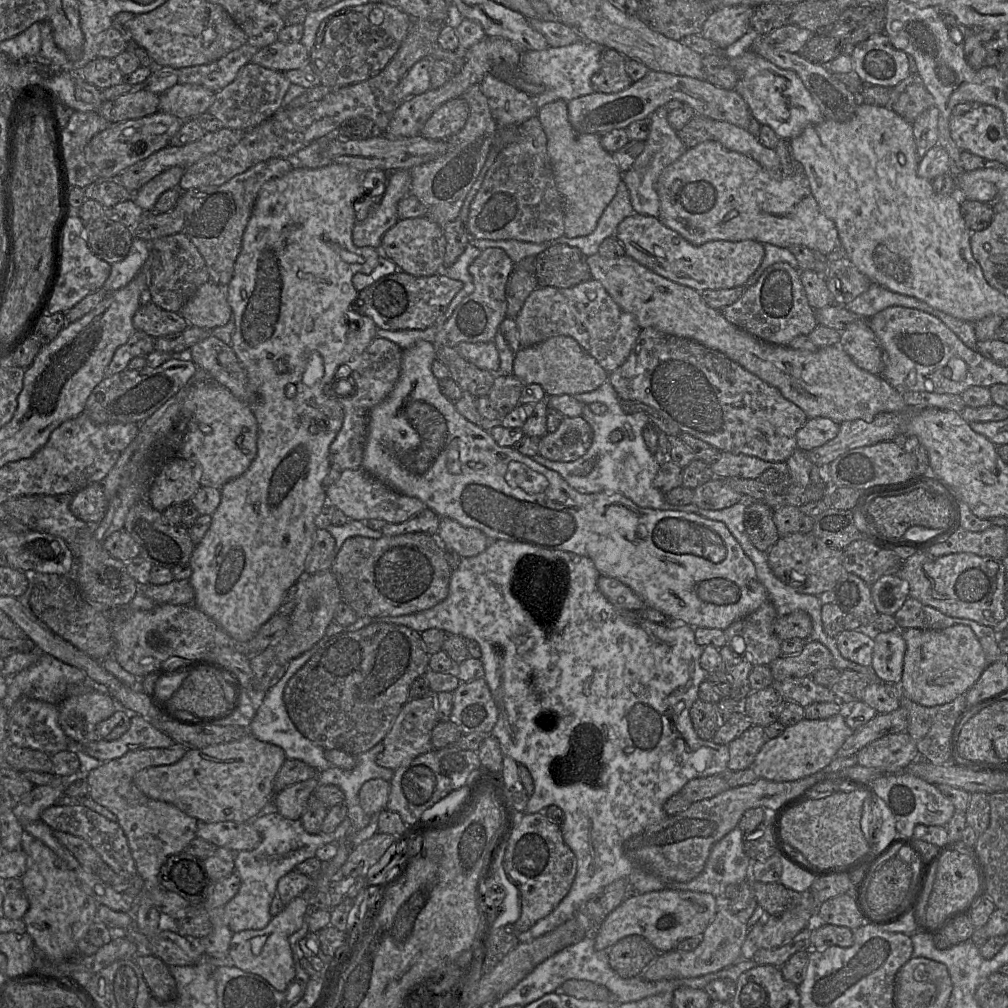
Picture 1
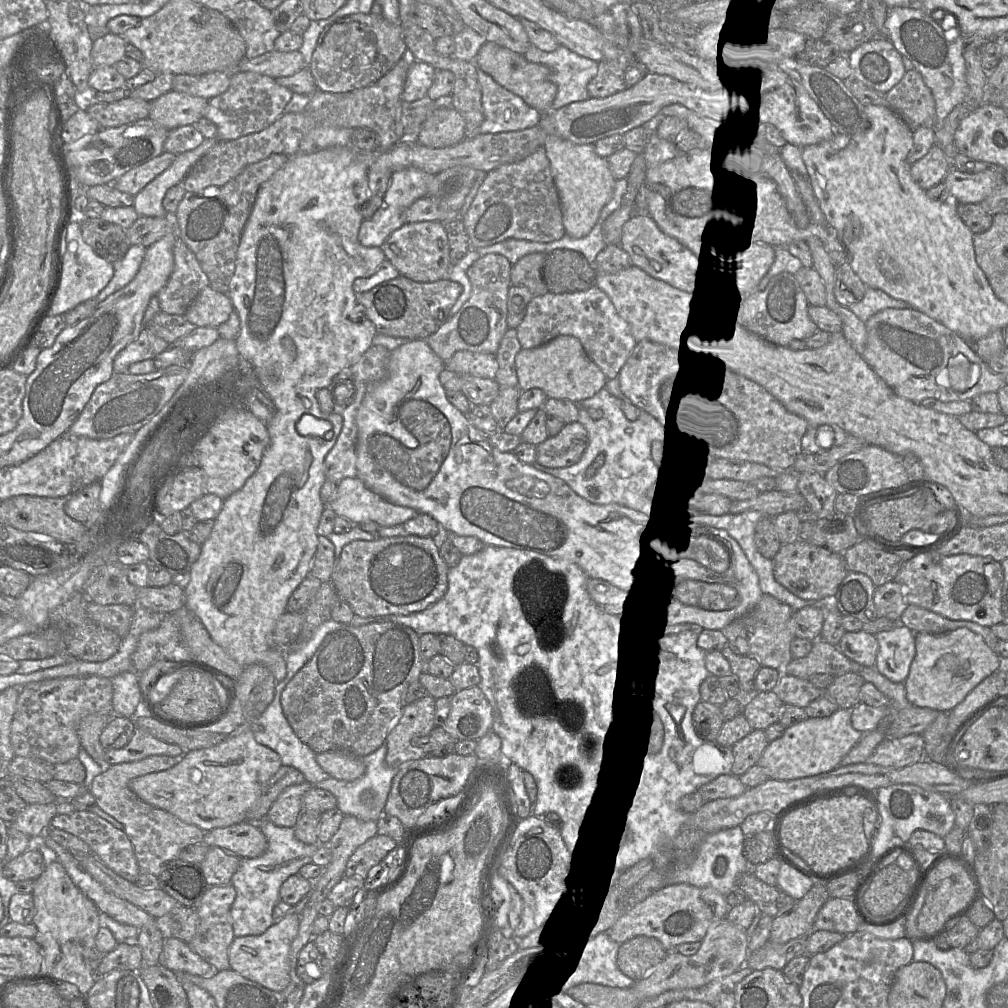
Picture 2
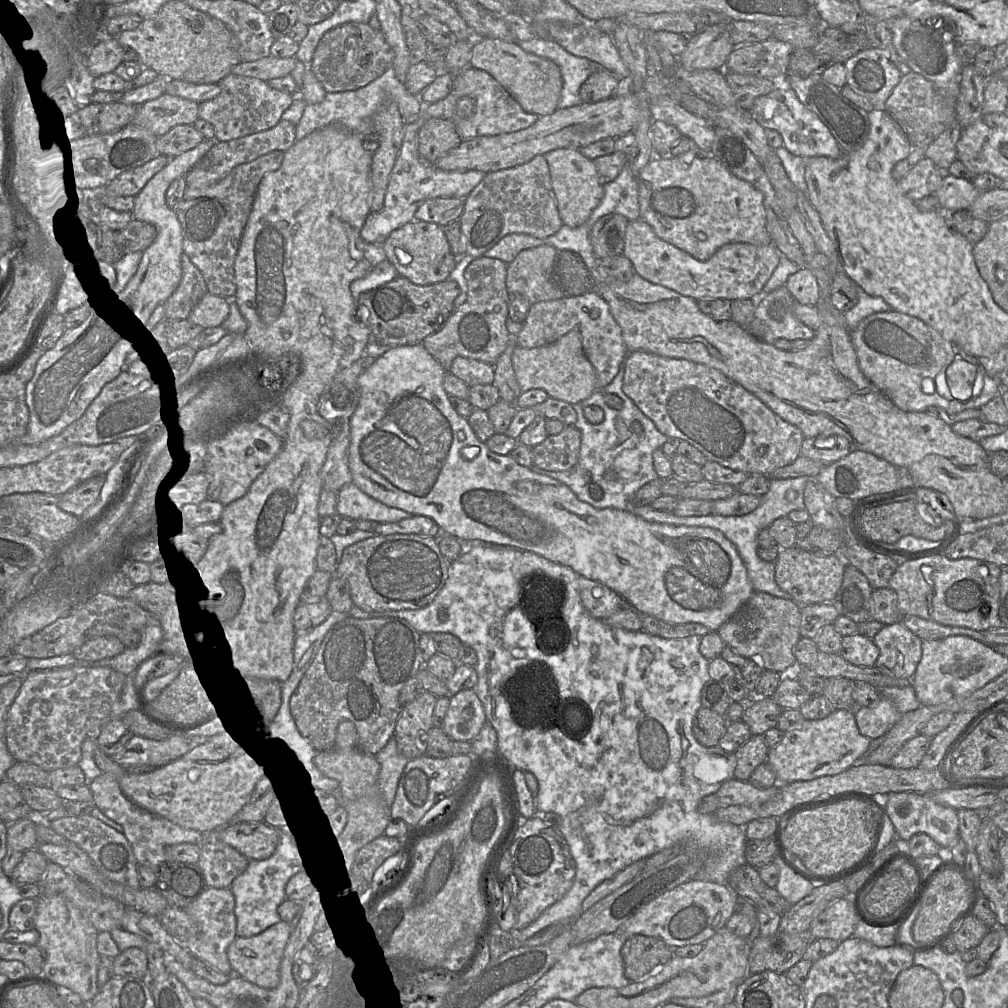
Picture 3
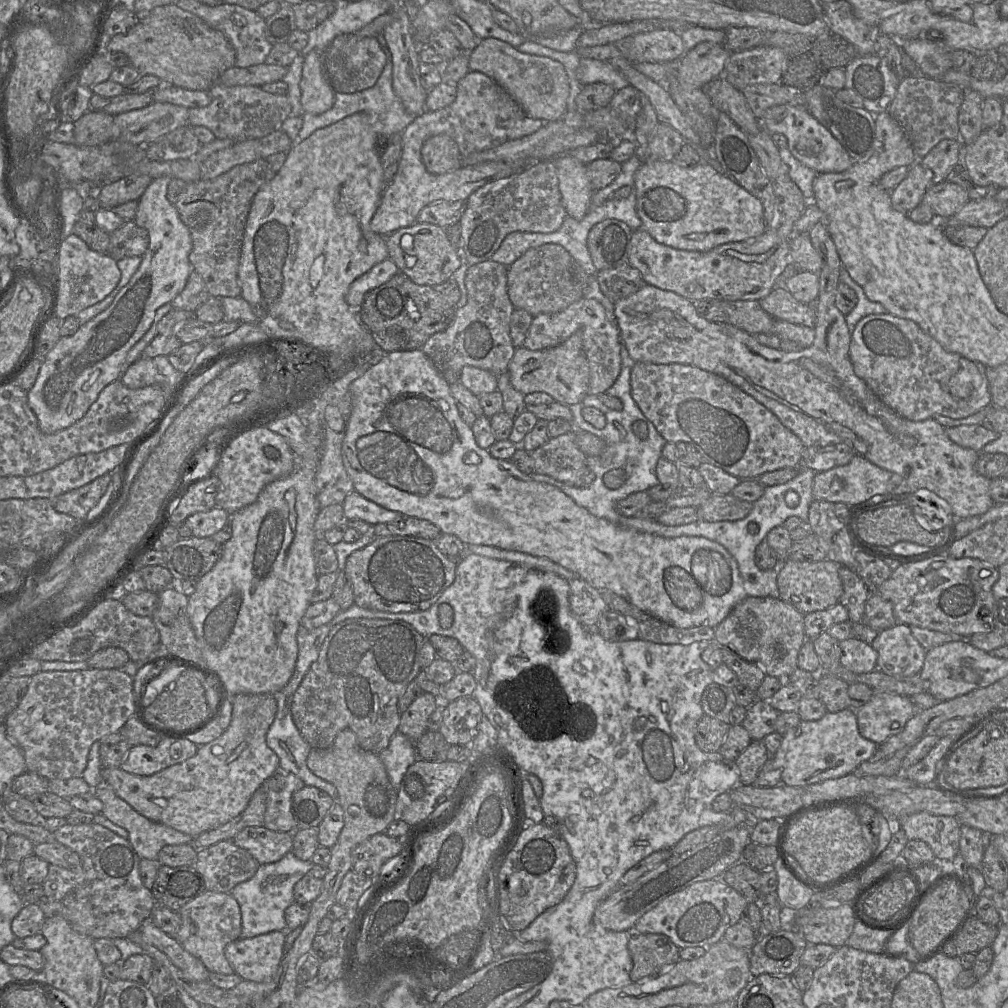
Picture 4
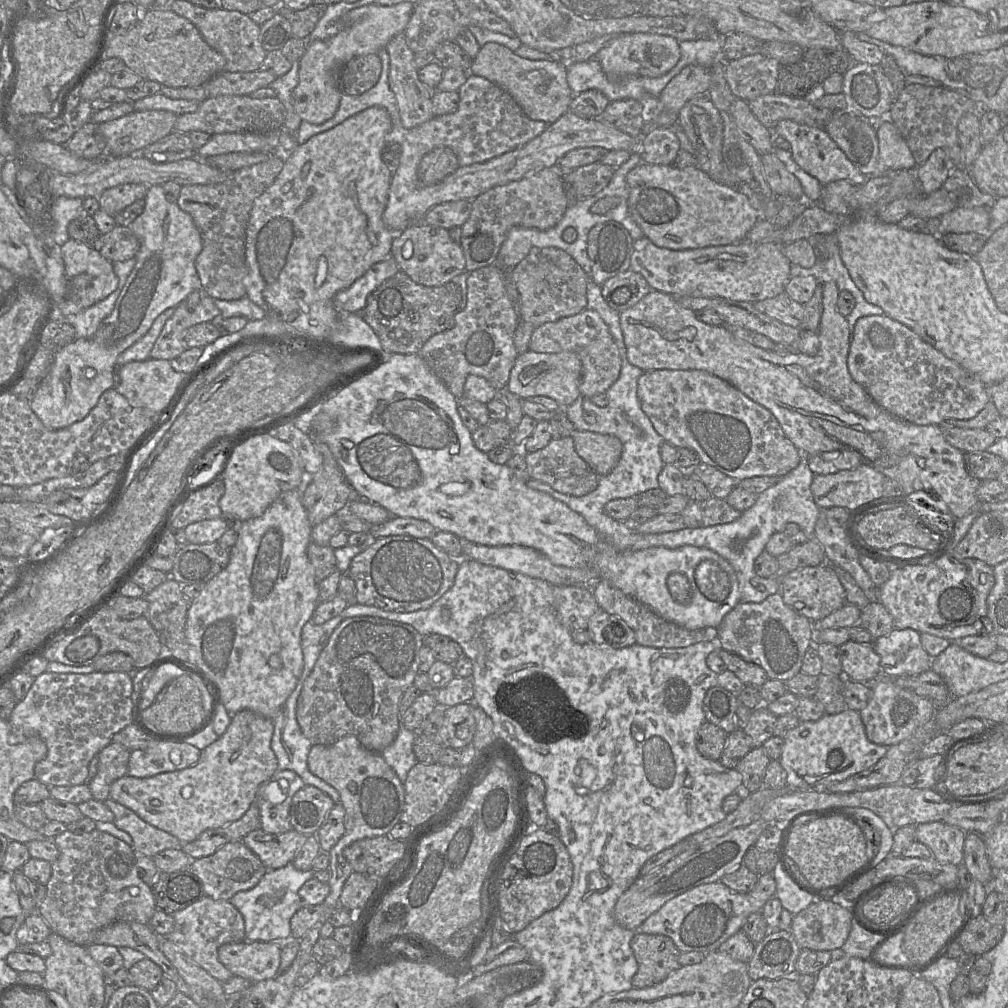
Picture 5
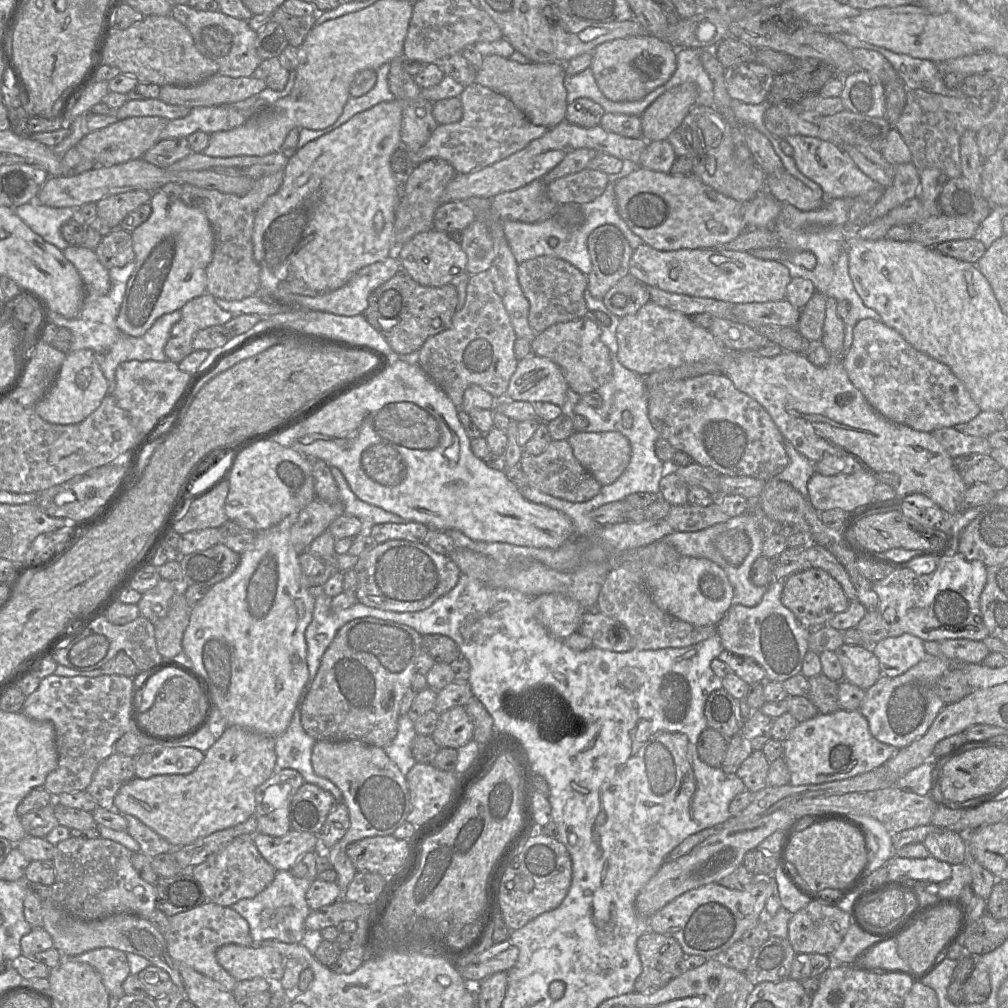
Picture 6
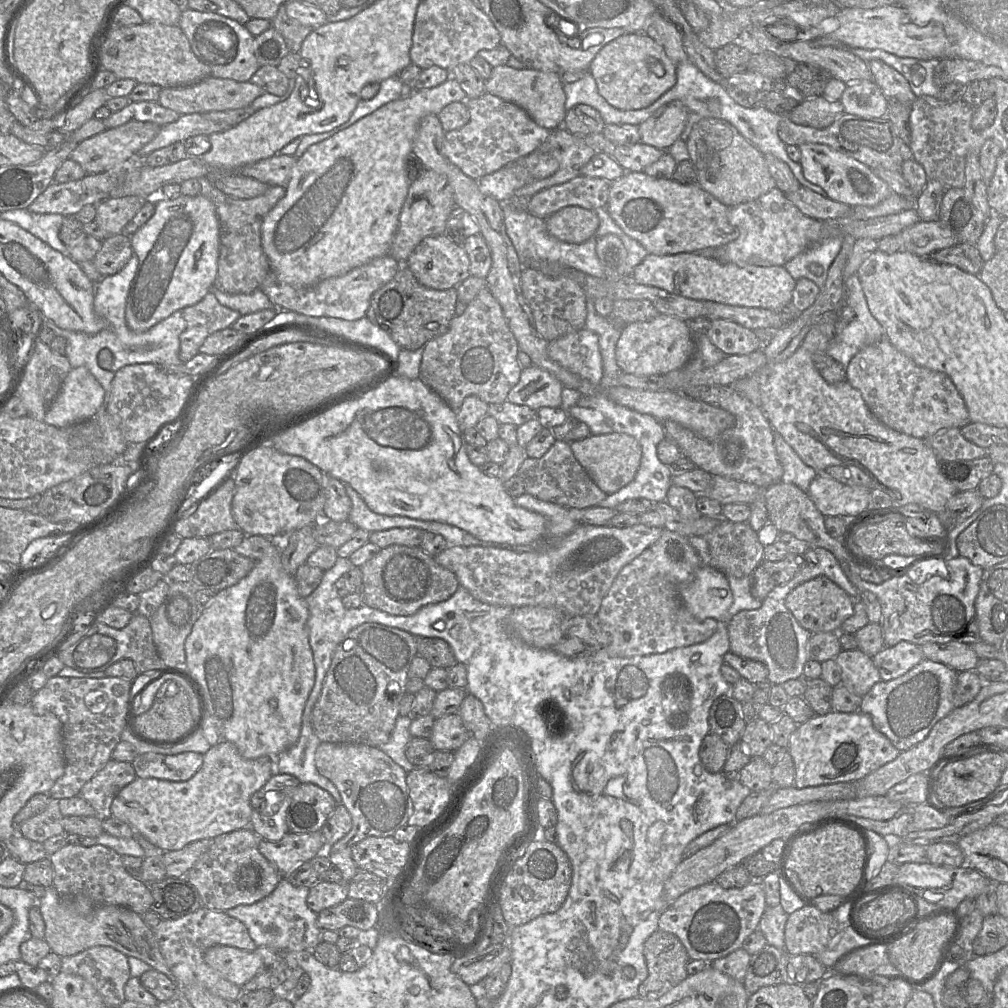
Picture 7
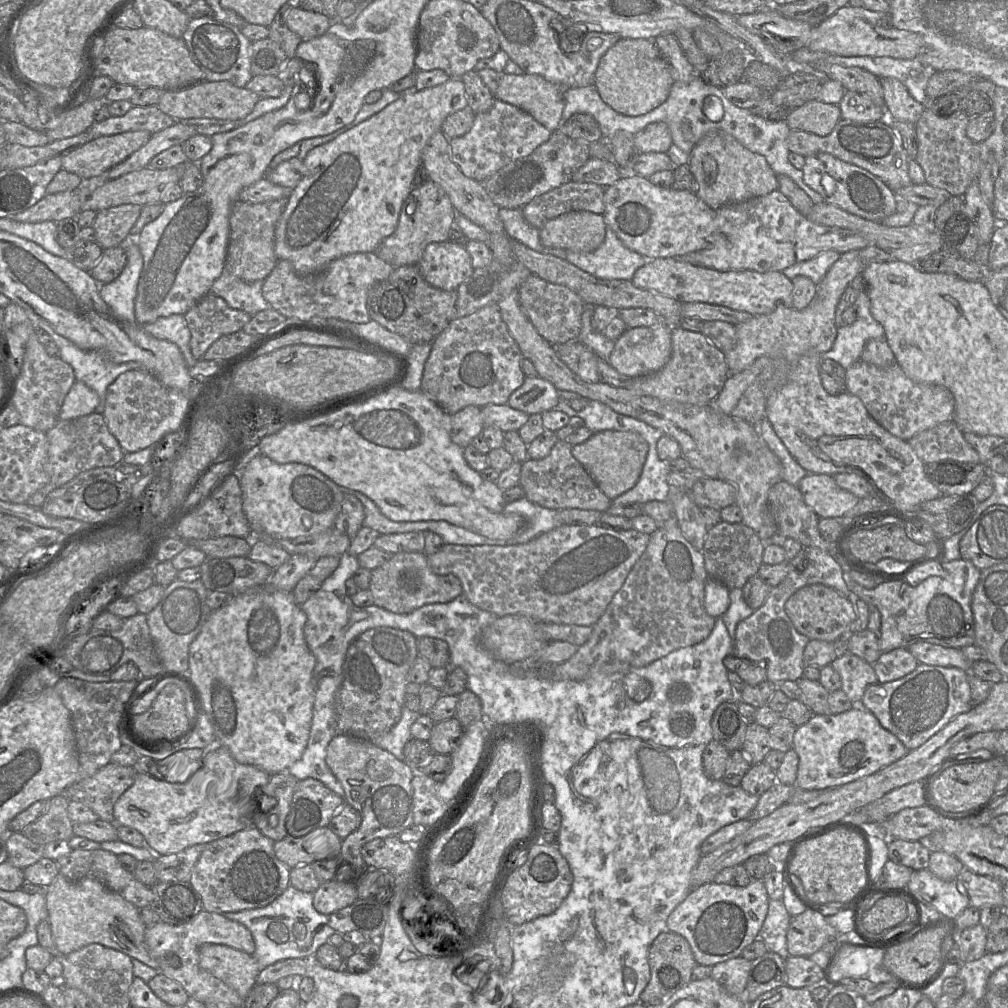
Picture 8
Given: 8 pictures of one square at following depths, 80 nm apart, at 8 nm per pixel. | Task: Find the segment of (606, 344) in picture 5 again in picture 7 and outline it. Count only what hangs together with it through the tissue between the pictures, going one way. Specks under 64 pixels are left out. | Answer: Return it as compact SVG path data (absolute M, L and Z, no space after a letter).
M586 328L548 343L549 357L571 373L599 386L603 378L598 335Z

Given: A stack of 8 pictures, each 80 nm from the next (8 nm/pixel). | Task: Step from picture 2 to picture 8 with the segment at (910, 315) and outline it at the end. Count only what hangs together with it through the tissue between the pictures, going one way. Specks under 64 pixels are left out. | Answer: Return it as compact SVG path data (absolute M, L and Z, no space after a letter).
M858 360L846 370L845 384L846 391L860 398L872 418L903 440L952 421L954 417L955 400L950 390L940 385L913 381L897 363L879 367Z

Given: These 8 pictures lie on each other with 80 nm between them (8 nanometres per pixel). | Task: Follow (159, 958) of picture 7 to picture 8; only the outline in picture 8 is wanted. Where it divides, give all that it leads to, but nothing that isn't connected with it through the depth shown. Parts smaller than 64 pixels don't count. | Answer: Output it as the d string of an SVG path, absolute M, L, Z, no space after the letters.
M58 873L44 889L44 895L48 911L47 921L50 924L58 954L69 954L89 944L97 943L159 970L157 962L149 954L145 943L146 926L140 918L140 909L99 880L82 878L72 882Z

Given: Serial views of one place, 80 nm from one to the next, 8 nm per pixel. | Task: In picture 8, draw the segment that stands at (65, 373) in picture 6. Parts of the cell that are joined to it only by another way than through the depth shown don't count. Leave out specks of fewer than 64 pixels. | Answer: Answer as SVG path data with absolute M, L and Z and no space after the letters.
M75 381L66 395L59 412L59 420L71 420L95 412L99 396L81 381Z

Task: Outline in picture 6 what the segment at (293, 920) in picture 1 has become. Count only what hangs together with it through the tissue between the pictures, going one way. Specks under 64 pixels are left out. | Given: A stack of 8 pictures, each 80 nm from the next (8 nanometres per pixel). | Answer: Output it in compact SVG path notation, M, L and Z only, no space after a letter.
M226 944L216 951L216 960L237 981L256 977L281 982L285 958L267 946Z

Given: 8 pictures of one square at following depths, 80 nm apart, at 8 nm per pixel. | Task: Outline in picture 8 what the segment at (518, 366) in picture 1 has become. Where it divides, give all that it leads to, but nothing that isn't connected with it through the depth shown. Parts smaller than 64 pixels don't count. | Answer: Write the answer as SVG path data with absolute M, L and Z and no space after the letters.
M527 376L522 386L510 395L507 404L530 416L556 409L559 400L560 393L552 383L539 376Z

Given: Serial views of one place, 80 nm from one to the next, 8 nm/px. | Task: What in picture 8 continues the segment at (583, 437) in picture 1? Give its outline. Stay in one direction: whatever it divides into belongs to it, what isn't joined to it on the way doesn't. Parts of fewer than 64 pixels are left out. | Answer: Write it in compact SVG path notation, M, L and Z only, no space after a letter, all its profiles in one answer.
M558 440L550 453L543 459L528 459L523 462L519 484L529 501L551 510L582 509L605 513L611 506L611 500L574 458L572 446L566 441Z

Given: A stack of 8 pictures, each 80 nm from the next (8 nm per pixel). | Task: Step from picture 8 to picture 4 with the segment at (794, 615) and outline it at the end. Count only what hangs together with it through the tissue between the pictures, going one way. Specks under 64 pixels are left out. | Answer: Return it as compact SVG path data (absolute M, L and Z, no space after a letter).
M784 559L778 568L777 577L780 599L802 614L826 610L836 605L843 593L839 568L840 565L830 559L820 562Z

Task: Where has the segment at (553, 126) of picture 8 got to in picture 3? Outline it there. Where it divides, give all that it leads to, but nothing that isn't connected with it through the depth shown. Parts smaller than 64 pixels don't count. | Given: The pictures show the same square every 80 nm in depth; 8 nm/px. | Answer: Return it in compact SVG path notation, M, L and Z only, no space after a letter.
M495 38L474 40L470 66L490 74L520 104L525 112L546 116L558 109L562 76L557 64L522 50L517 41Z

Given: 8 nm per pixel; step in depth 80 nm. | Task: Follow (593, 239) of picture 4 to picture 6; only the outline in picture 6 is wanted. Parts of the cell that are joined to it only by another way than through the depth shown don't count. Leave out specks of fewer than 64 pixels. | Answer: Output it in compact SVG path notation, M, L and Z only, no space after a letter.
M602 225L588 237L588 250L592 271L588 277L588 292L603 300L606 293L629 274L633 255L628 240L614 225Z

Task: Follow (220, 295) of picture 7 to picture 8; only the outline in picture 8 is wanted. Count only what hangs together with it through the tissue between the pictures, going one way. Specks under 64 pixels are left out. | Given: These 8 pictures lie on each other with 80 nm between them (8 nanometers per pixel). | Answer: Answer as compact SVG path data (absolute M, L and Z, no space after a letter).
M224 265L223 274L214 281L213 285L210 288L210 293L222 298L231 308L244 311L253 316L260 311L272 308L271 304L268 303L262 295L262 287L263 280L245 282L230 273L225 273Z

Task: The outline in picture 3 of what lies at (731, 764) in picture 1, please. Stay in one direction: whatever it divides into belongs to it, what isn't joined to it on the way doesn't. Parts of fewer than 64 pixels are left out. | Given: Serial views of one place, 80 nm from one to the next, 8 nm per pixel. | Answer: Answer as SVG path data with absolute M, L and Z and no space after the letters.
M752 735L736 752L734 778L748 781L751 774L760 764L767 761L769 748L764 735Z

